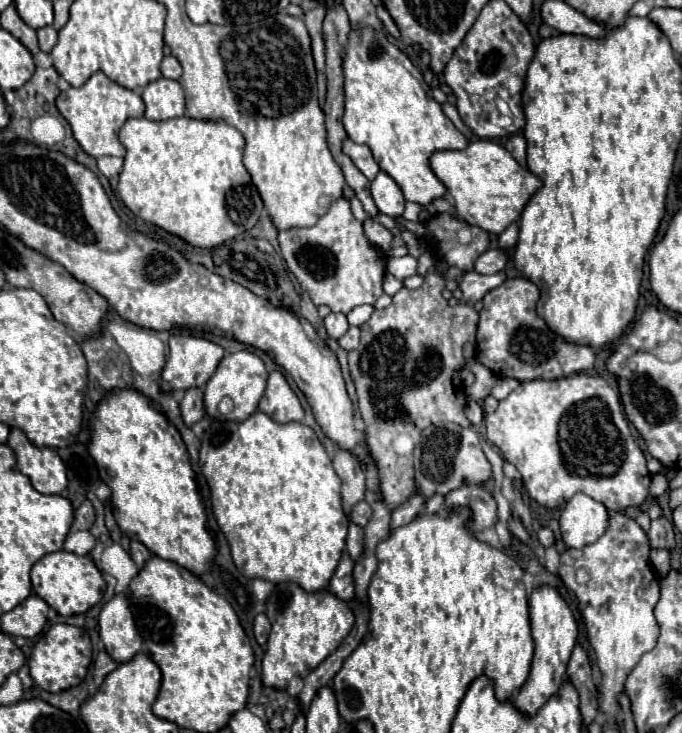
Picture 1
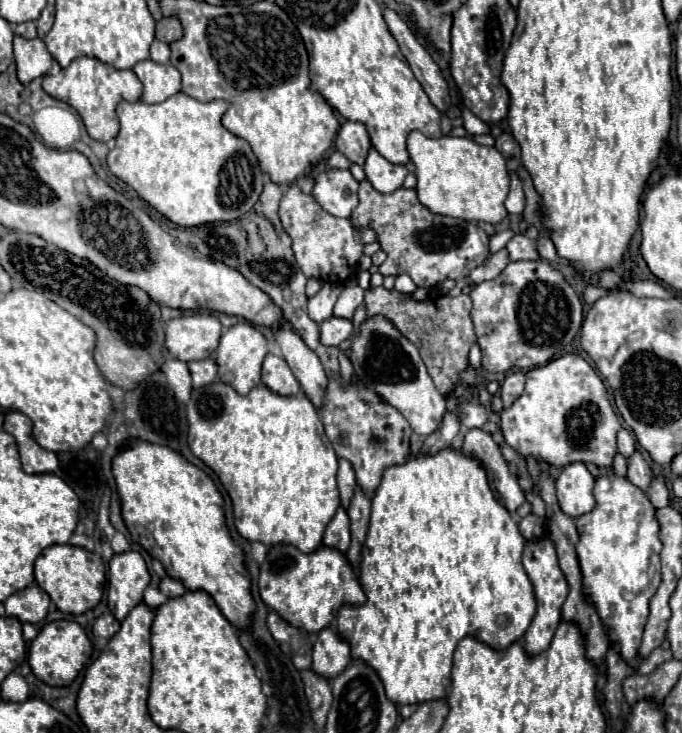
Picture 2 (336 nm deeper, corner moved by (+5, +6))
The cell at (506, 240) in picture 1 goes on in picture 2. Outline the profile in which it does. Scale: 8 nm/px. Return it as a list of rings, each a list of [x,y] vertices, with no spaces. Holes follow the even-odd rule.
[[[509,172],[511,178],[511,190],[505,200],[505,208],[509,214],[521,214],[523,212],[523,190],[521,190],[521,180],[517,172]]]

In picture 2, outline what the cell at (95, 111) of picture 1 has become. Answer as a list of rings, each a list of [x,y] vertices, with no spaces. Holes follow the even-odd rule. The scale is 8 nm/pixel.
[[[79,56],[59,74],[43,76],[43,90],[49,96],[73,106],[83,118],[83,124],[93,140],[109,142],[119,132],[119,120],[115,114],[117,104],[121,100],[139,100],[143,92],[143,84],[139,82],[133,70],[117,70],[97,58]]]

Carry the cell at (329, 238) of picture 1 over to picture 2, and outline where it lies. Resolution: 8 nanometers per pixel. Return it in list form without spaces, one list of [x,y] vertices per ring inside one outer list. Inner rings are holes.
[[[291,186],[285,192],[279,206],[279,218],[293,240],[293,252],[303,274],[307,278],[317,278],[319,282],[345,284],[353,280],[357,272],[357,260],[363,254],[363,246],[367,242],[375,242],[373,230],[357,230],[347,218],[331,216],[319,208],[311,194],[303,194],[299,186]]]

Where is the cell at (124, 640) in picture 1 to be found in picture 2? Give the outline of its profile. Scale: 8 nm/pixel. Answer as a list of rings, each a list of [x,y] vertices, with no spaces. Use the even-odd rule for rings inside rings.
[[[139,552],[113,554],[109,562],[109,610],[119,622],[143,600],[149,582],[149,570]]]

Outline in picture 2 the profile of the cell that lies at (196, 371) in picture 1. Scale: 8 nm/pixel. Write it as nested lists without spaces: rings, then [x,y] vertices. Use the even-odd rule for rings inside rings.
[[[213,314],[179,316],[167,322],[165,346],[171,356],[191,362],[203,360],[217,350],[221,338],[221,322]]]

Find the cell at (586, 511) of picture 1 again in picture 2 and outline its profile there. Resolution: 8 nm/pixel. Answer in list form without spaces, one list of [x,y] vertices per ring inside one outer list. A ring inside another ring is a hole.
[[[583,462],[567,464],[557,478],[557,500],[563,512],[571,518],[591,512],[595,506],[593,498],[595,478]]]

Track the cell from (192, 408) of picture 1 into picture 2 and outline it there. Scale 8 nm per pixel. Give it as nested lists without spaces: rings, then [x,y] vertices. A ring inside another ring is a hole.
[[[213,356],[187,364],[193,376],[193,388],[203,388],[217,378],[217,362]]]

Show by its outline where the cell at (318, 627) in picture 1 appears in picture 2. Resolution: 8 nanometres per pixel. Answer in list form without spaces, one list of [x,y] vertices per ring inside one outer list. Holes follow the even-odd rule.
[[[293,544],[271,546],[261,564],[259,592],[261,600],[283,616],[283,620],[307,632],[319,632],[329,626],[343,604],[363,604],[367,600],[347,556],[325,544],[311,554],[303,554]]]

